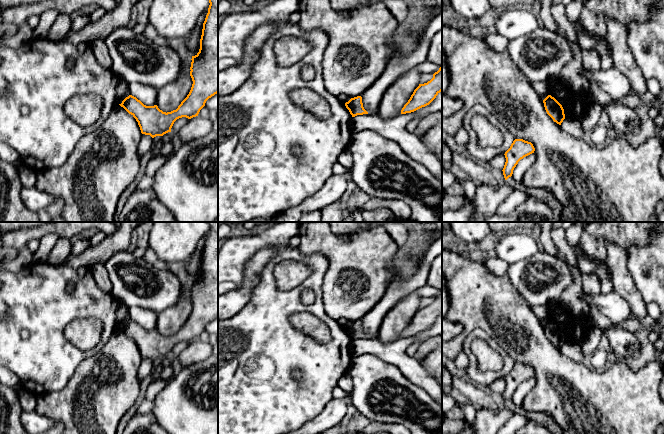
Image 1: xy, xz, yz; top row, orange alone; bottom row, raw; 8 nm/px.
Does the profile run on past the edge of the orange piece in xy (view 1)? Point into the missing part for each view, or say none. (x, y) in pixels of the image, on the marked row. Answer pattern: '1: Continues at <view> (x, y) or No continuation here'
1: No continuation here

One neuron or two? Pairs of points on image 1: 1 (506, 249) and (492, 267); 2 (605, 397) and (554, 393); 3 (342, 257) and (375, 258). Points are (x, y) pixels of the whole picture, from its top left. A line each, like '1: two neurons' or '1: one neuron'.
1: two neurons
2: one neuron
3: one neuron

